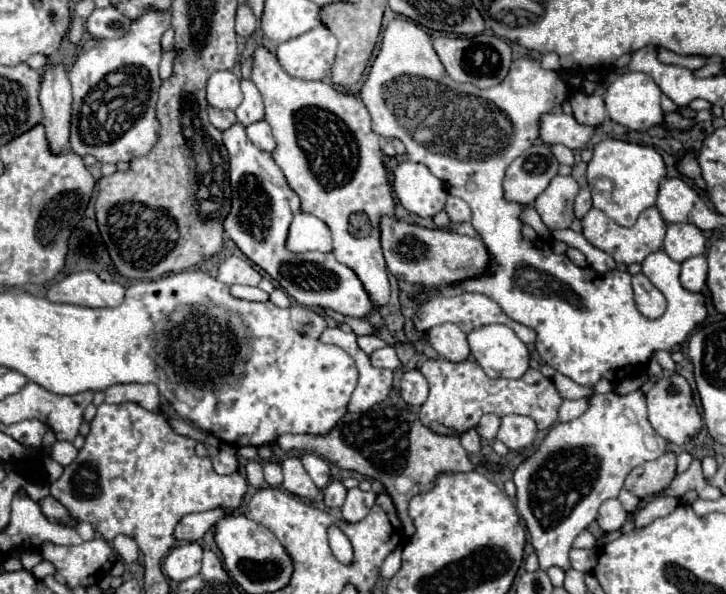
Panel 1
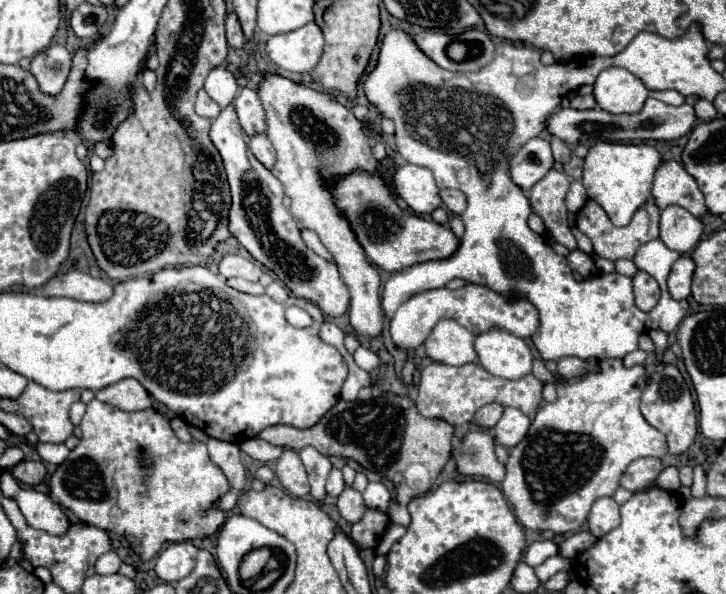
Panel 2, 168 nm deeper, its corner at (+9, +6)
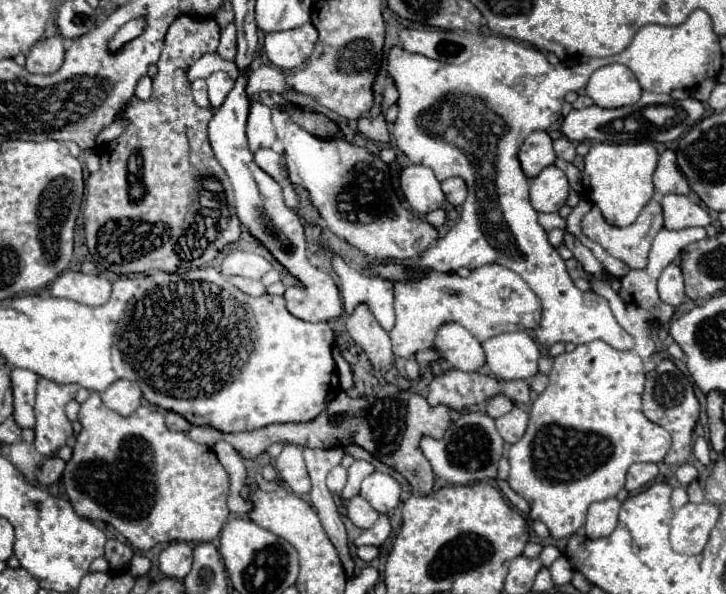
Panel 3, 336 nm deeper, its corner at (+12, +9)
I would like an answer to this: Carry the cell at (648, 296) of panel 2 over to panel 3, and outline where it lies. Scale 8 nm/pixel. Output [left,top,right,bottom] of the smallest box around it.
[582,199,664,269]

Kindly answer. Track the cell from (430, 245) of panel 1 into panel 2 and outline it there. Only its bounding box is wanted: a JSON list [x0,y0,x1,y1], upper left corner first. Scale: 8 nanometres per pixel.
[331,172,459,272]

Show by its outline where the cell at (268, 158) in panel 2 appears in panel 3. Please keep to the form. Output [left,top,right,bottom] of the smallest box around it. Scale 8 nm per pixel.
[254,149,288,183]

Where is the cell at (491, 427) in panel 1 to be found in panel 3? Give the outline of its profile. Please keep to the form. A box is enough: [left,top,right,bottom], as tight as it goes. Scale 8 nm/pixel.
[486,395,514,419]

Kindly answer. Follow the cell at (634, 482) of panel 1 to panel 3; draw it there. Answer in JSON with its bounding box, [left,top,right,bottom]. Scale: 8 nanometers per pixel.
[626,463,658,493]

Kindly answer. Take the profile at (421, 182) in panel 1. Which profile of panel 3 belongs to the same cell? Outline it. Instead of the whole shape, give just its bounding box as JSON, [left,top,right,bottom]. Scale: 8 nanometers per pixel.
[400,165,444,215]

